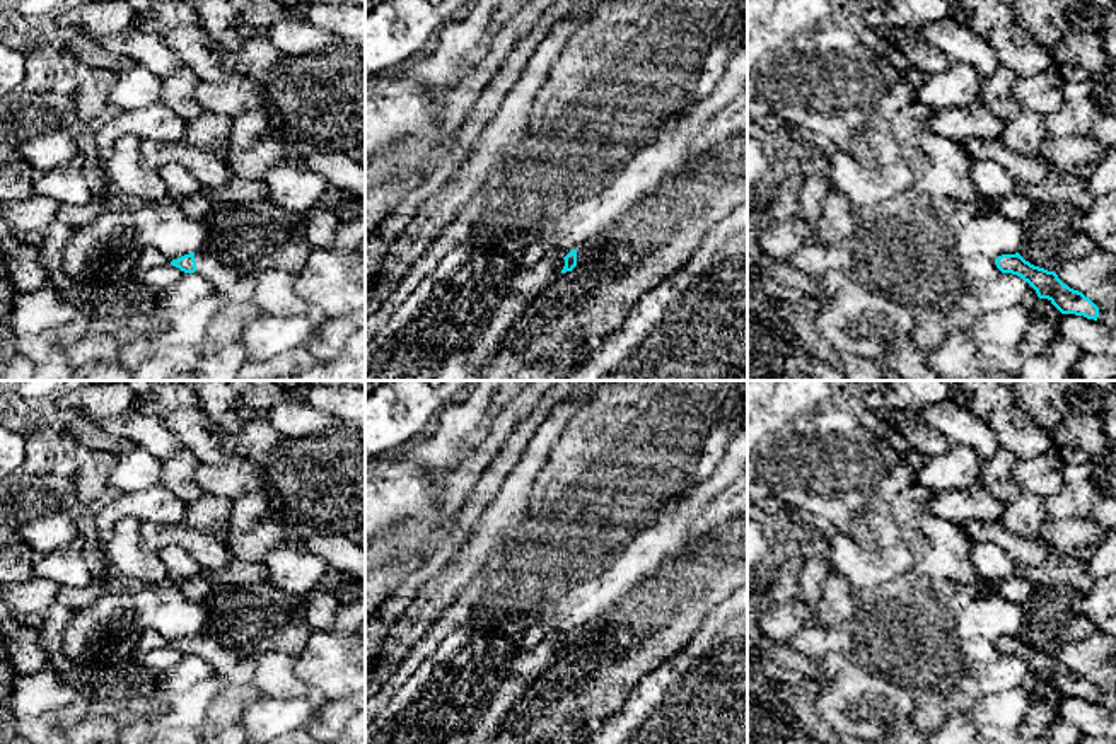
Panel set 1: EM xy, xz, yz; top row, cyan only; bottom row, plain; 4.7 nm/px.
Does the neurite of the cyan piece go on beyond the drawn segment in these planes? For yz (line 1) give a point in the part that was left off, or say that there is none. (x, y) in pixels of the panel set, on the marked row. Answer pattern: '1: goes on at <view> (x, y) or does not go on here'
1: does not go on here

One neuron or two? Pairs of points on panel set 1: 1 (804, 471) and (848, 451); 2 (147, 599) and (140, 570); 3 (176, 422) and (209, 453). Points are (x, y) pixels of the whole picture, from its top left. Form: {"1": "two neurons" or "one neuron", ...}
{"1": "one neuron", "2": "two neurons", "3": "one neuron"}

